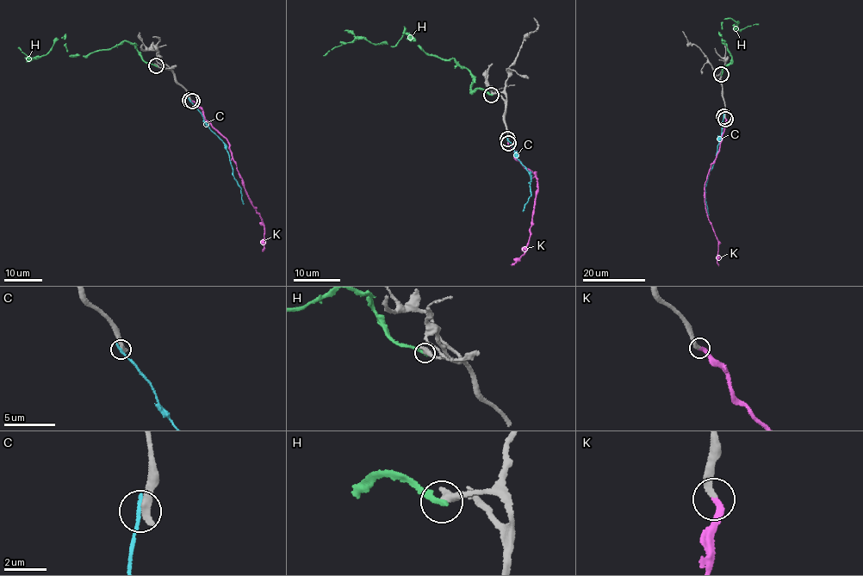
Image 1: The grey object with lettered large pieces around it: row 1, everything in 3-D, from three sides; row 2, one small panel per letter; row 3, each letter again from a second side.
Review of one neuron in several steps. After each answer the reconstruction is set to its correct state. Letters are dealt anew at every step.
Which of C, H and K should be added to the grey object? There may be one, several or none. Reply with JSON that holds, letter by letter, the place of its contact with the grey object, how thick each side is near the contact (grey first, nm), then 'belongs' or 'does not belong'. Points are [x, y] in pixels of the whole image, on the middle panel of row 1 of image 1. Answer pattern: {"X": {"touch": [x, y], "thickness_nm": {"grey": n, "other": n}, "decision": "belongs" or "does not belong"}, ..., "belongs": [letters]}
{"C": {"touch": [507, 139], "thickness_nm": {"grey": 400, "other": 220}, "decision": "does not belong"}, "H": {"touch": [491, 95], "thickness_nm": {"grey": 480, "other": 280}, "decision": "does not belong"}, "K": {"touch": [508, 143], "thickness_nm": {"grey": 280, "other": 280}, "decision": "belongs"}, "belongs": ["K"]}

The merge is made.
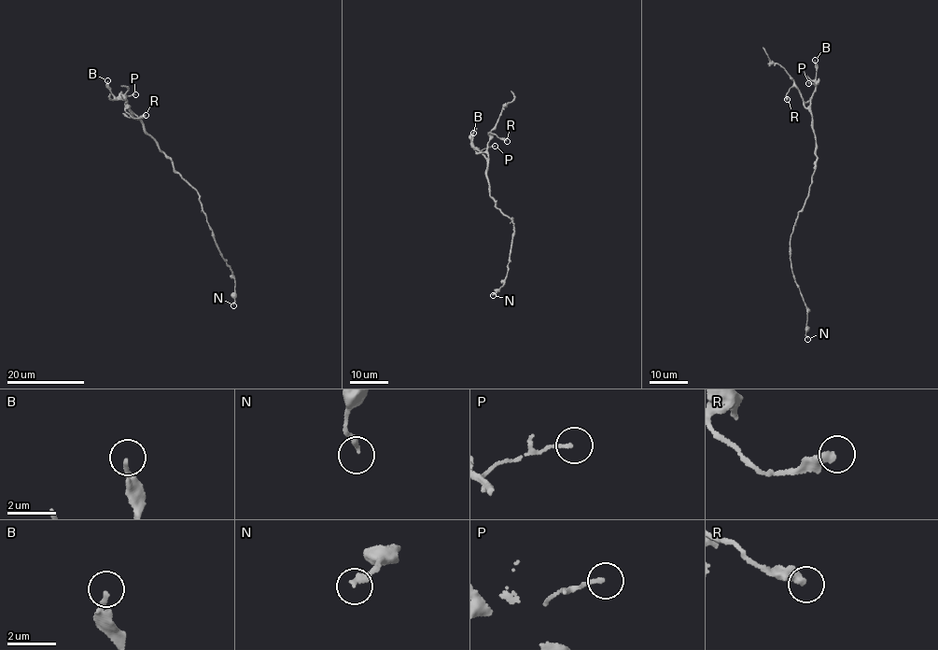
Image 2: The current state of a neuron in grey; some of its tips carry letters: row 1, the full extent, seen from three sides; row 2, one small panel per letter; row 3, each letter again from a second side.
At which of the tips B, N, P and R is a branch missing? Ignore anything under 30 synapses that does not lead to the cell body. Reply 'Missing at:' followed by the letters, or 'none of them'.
Missing at: none of them

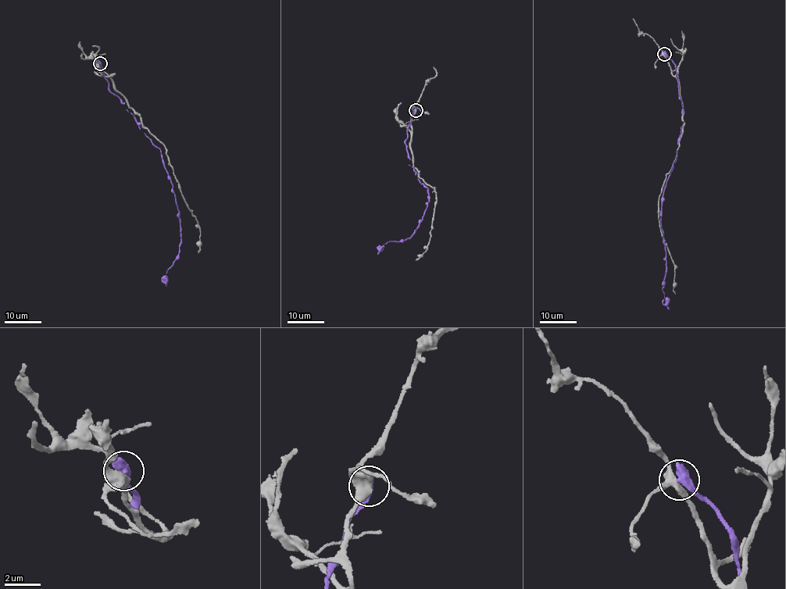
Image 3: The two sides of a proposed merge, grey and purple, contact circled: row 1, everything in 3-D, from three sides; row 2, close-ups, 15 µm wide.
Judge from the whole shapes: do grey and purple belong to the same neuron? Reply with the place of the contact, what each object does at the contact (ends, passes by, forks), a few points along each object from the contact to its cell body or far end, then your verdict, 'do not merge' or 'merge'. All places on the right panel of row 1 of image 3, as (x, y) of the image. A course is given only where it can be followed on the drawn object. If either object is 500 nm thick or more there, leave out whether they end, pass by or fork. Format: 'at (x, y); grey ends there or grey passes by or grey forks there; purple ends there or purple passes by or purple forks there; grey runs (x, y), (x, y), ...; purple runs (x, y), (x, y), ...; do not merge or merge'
at (664, 54); grey runs (664, 55), (677, 78), (684, 124), (658, 208), (661, 234), (673, 265), (675, 294); purple runs (664, 54), (675, 66), (684, 121), (662, 209), (666, 273), (662, 290), (664, 304), (667, 298); do not merge

